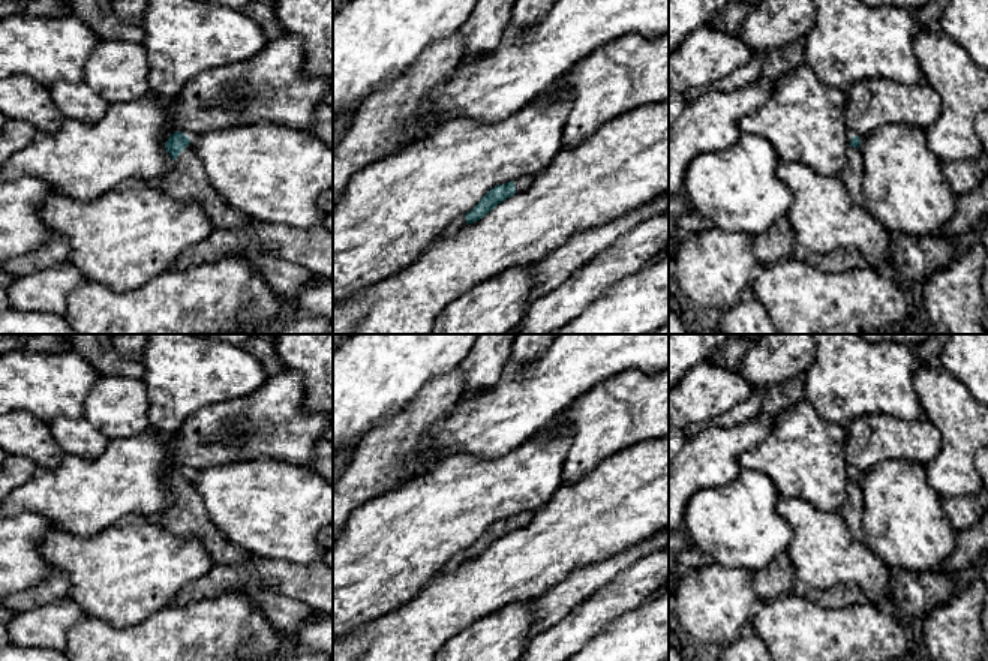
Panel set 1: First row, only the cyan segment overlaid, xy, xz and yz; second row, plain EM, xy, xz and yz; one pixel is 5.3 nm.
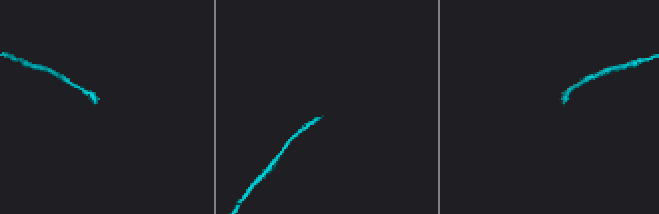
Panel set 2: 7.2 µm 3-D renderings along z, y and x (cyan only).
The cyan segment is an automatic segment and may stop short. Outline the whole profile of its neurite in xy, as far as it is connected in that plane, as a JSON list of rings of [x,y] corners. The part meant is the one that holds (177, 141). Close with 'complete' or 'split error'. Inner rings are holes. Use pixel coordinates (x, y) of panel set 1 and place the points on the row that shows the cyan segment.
[[[174,132],[165,142],[174,160],[169,172],[157,186],[177,201],[196,202],[210,217],[214,228],[246,228],[255,225],[246,214],[231,208],[210,184],[202,160],[193,151],[190,138]]]; split error

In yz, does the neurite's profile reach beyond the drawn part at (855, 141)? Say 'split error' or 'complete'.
split error

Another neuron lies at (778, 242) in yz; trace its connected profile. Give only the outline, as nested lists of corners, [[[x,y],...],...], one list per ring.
[[[787,216],[777,219],[765,232],[753,237],[757,264],[768,265],[795,256],[799,247]]]

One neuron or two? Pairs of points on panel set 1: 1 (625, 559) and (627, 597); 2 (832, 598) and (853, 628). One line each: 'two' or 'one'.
1: two
2: two

